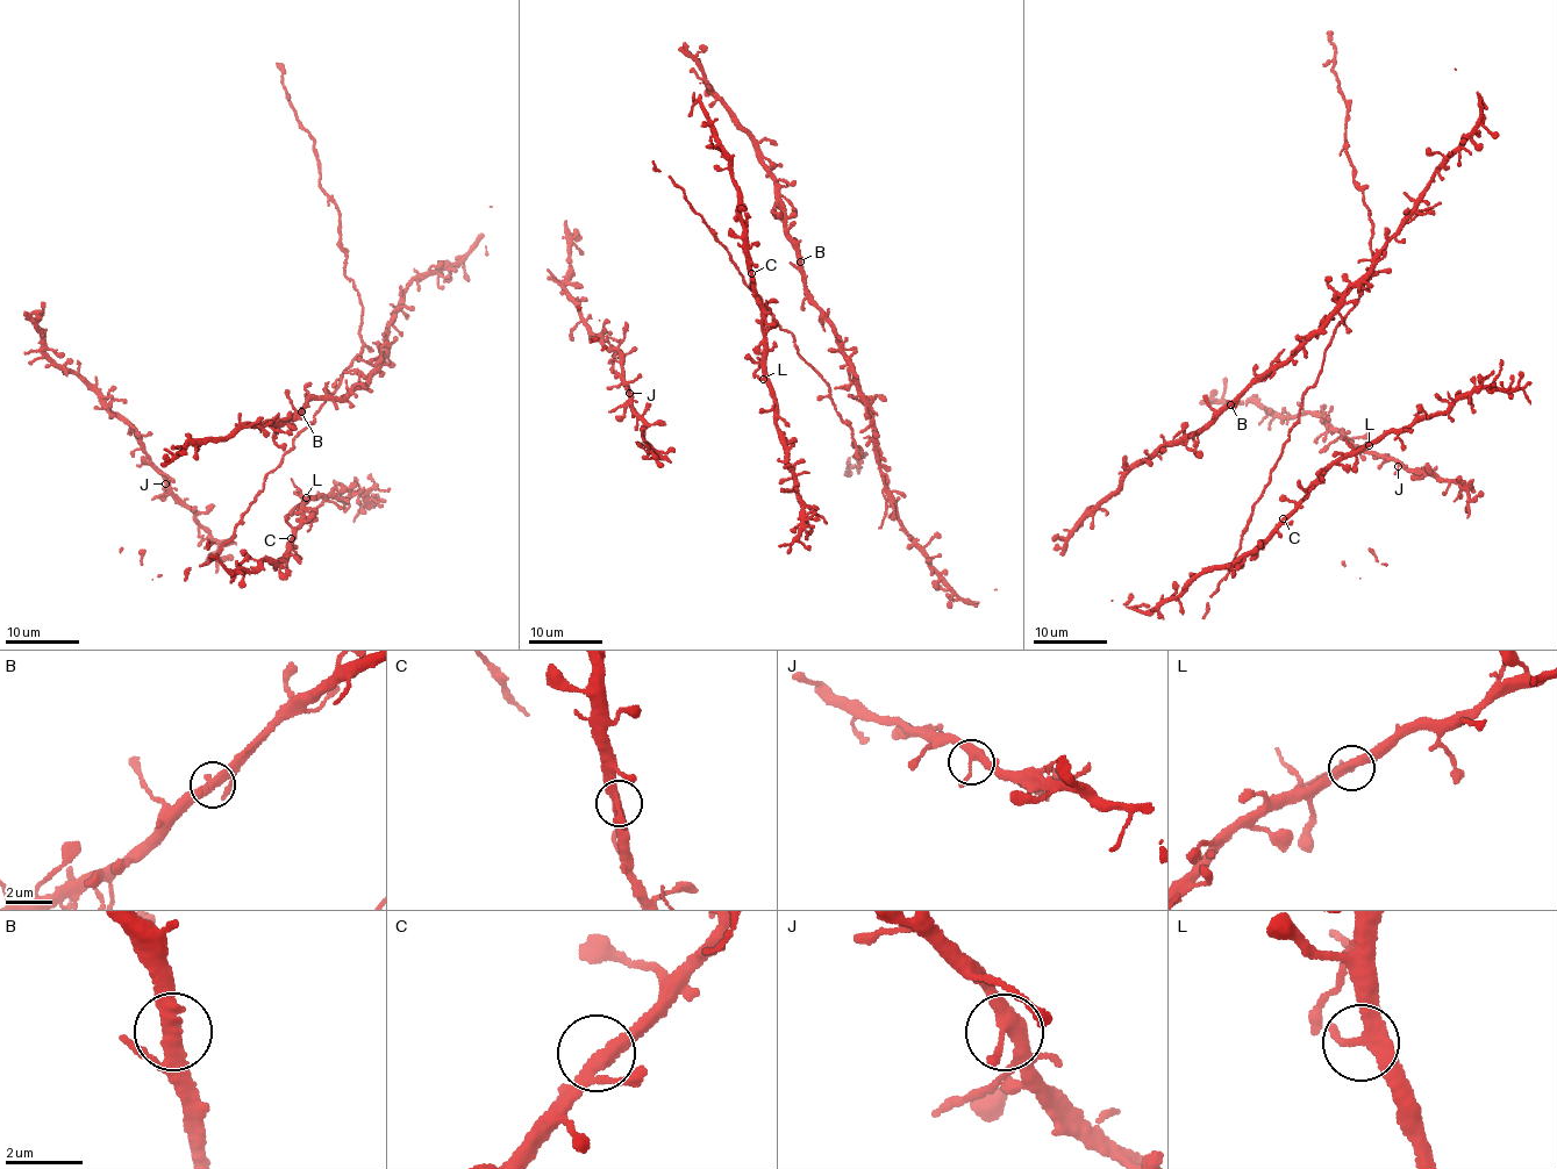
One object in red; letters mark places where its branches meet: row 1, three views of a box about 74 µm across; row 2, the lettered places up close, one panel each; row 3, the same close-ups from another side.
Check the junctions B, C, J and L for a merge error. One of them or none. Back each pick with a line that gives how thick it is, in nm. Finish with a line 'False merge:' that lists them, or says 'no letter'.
False merge: no letter

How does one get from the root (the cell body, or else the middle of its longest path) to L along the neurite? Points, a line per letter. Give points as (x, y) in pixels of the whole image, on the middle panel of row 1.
L: (751, 284), (765, 337), (763, 379)

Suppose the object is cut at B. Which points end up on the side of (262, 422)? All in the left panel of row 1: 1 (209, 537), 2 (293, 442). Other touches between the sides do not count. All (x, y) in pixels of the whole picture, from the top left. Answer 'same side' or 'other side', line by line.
1: same side
2: other side

